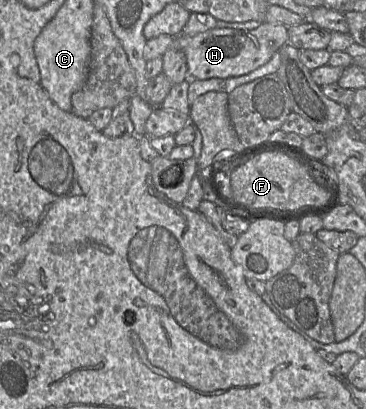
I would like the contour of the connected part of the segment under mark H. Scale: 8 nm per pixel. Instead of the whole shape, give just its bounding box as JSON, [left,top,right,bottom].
[144,21,288,79]

